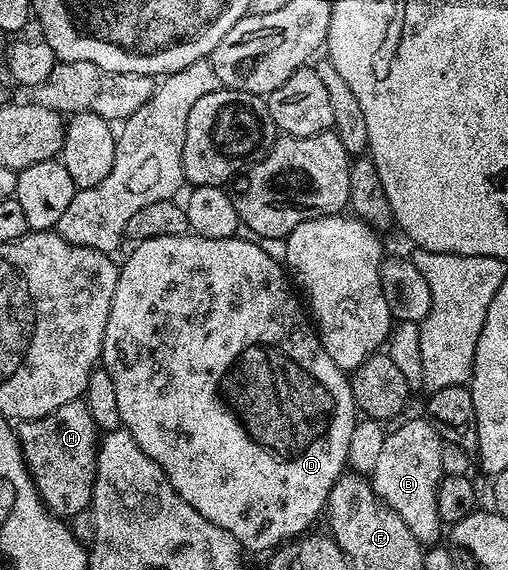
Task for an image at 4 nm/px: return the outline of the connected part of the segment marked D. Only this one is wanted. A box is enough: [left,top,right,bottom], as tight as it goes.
[100,233,358,553]

